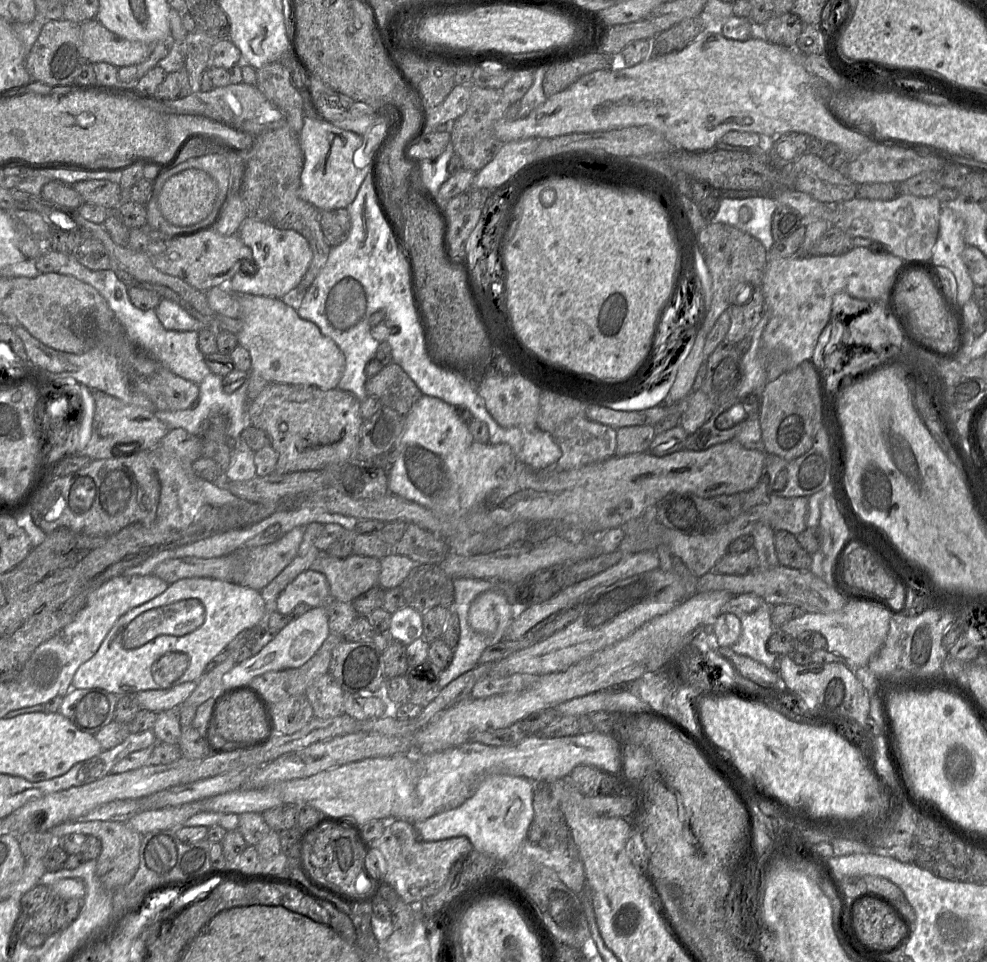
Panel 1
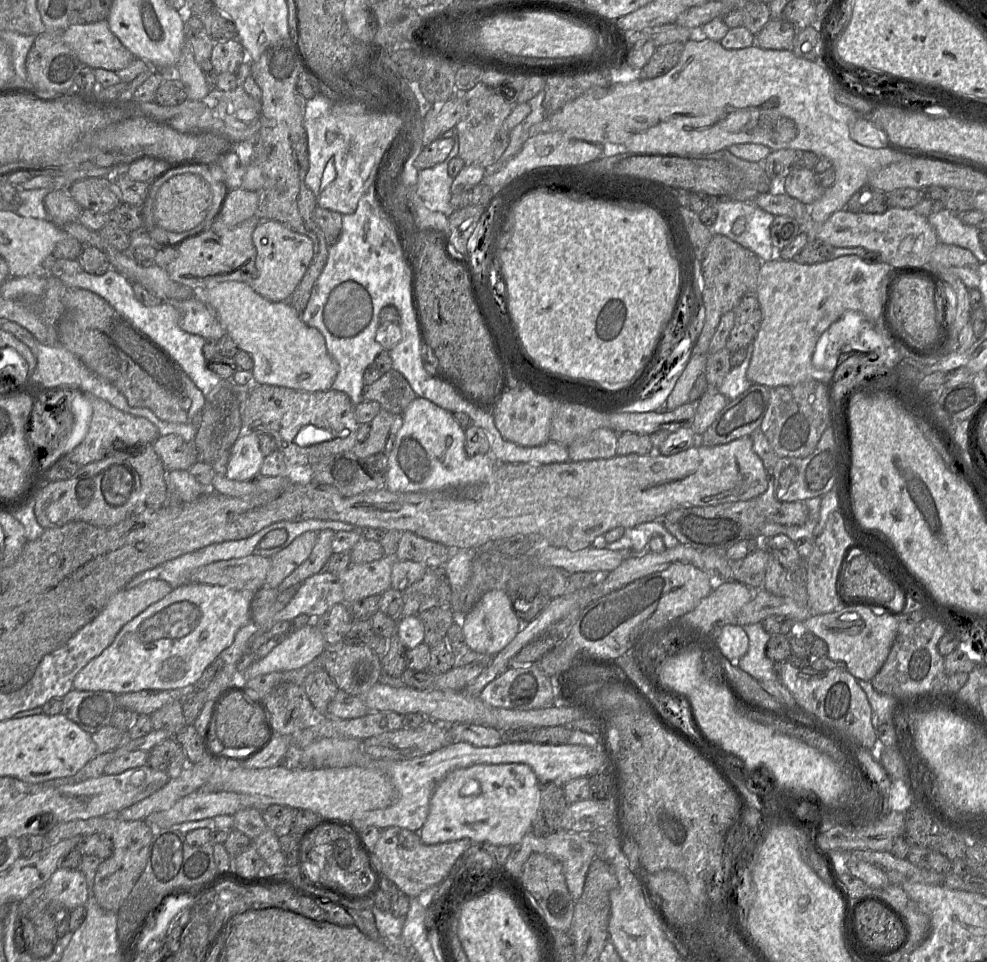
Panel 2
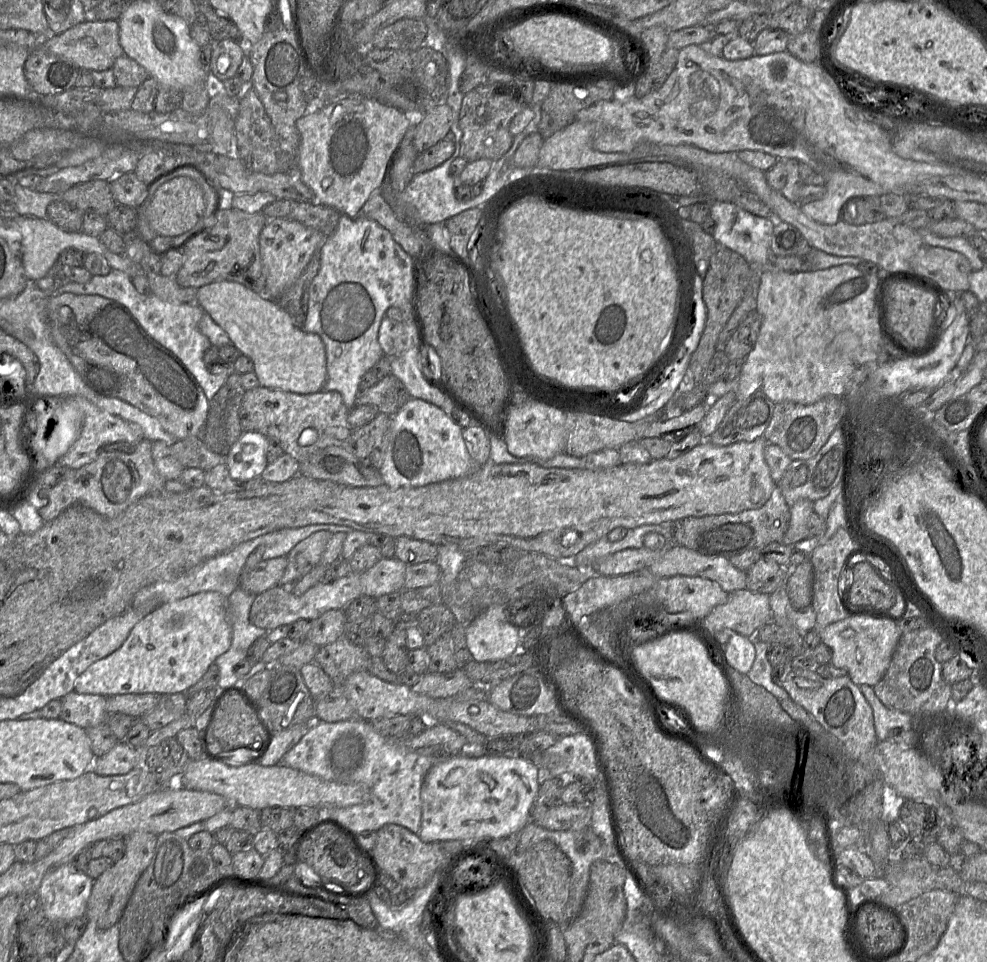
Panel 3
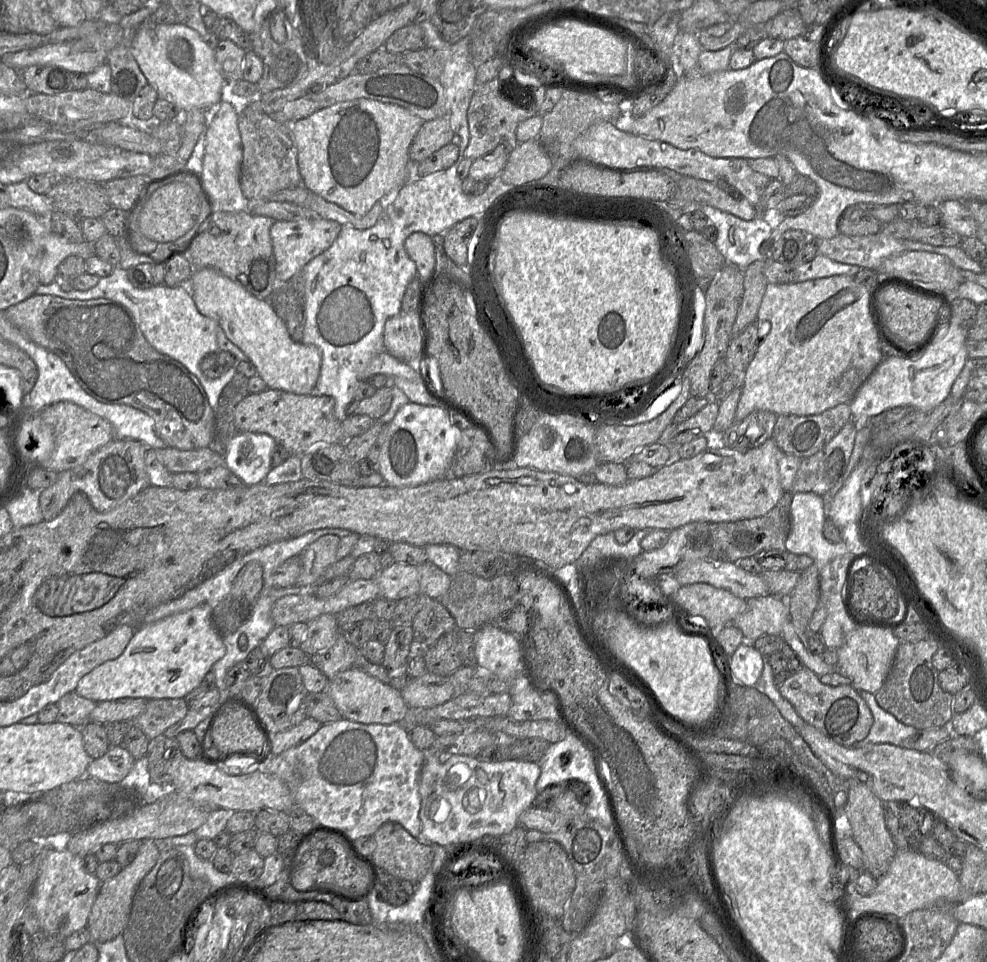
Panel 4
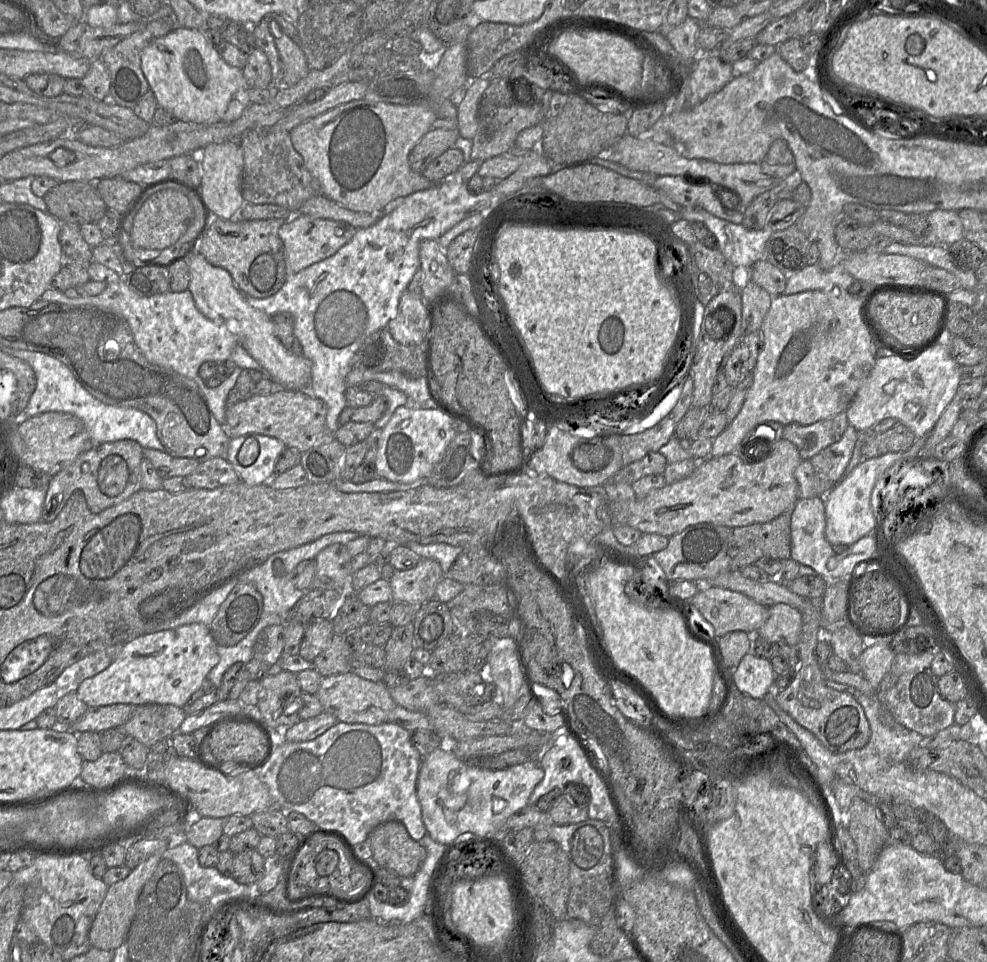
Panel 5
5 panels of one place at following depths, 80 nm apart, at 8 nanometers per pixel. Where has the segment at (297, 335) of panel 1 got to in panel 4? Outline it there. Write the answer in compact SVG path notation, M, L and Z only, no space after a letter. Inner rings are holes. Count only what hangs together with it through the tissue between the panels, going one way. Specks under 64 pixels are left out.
M211 267L194 269L187 283L198 311L218 323L255 366L269 389L294 394L314 394L320 376L322 356L318 347L295 342L285 322L267 299L259 299L227 276Z

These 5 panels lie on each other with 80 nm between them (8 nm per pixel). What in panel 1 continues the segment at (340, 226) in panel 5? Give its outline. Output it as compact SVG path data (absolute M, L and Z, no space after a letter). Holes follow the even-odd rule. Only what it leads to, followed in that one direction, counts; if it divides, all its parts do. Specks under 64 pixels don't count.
M251 217L244 220L237 234L252 250L255 273L240 270L229 280L226 287L236 294L292 299L294 289L300 284L313 259L309 241L295 230L279 229Z

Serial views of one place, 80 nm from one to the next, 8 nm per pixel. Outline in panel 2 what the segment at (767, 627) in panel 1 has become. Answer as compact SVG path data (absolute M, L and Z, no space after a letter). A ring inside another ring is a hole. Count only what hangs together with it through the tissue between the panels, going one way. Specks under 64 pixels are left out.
M762 623L747 624L743 628L749 640L749 648L739 660L739 668L757 681L777 679L773 666L778 671L781 663L771 661L766 655L766 645L771 636L764 630Z

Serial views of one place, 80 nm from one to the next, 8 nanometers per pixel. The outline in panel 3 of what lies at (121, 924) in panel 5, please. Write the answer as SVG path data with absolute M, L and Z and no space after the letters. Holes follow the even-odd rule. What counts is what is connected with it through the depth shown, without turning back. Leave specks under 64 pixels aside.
M135 832L124 837L124 842L124 856L94 880L88 899L86 918L89 923L94 923L101 930L112 927L120 919L139 877L152 859L157 835L149 832Z

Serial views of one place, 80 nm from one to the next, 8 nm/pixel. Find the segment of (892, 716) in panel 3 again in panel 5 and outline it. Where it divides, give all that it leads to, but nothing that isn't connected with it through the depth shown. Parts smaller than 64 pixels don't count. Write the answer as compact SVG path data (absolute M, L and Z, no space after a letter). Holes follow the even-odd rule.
M854 691L852 693L857 702L864 709L865 715L870 725L870 738L868 743L861 749L850 750L844 753L844 762L848 762L851 766L862 766L867 773L877 773L883 769L888 769L891 766L903 763L907 754L915 747L922 739L922 735L910 731L900 725L886 726L879 719L881 702L877 696L866 696L865 694Z

